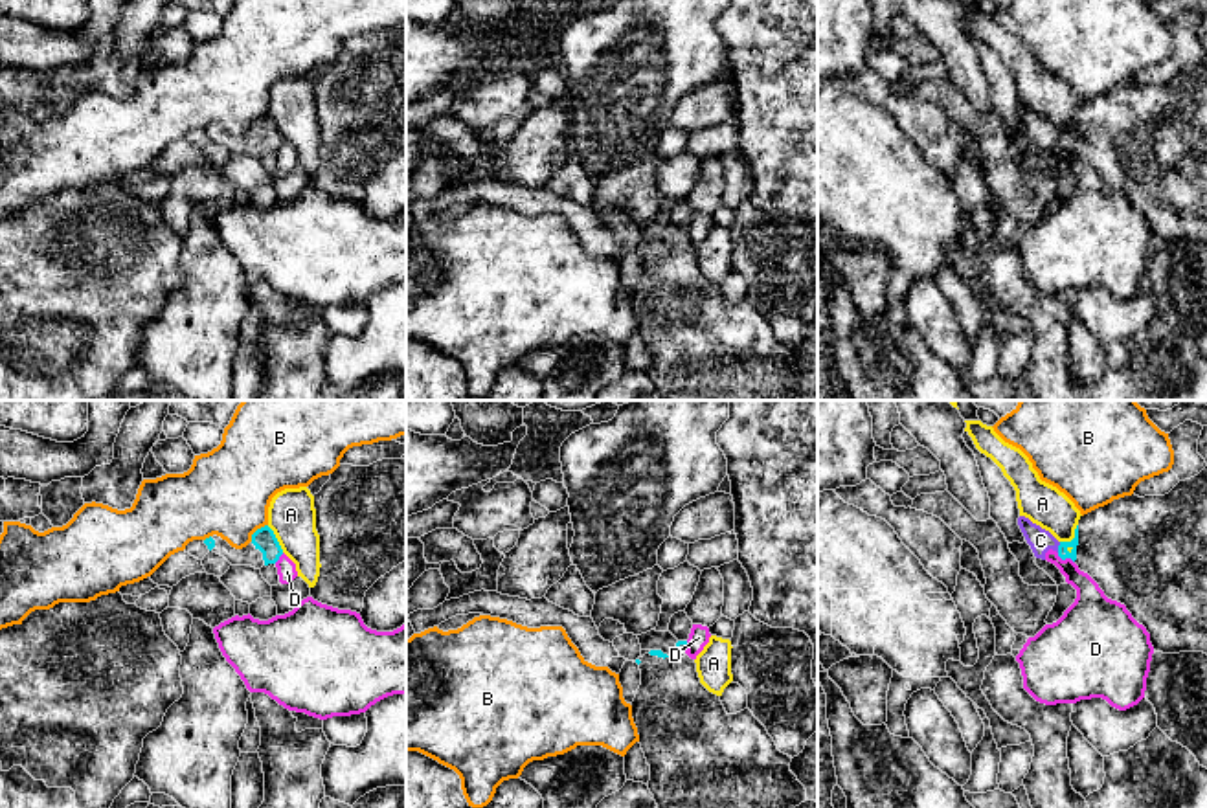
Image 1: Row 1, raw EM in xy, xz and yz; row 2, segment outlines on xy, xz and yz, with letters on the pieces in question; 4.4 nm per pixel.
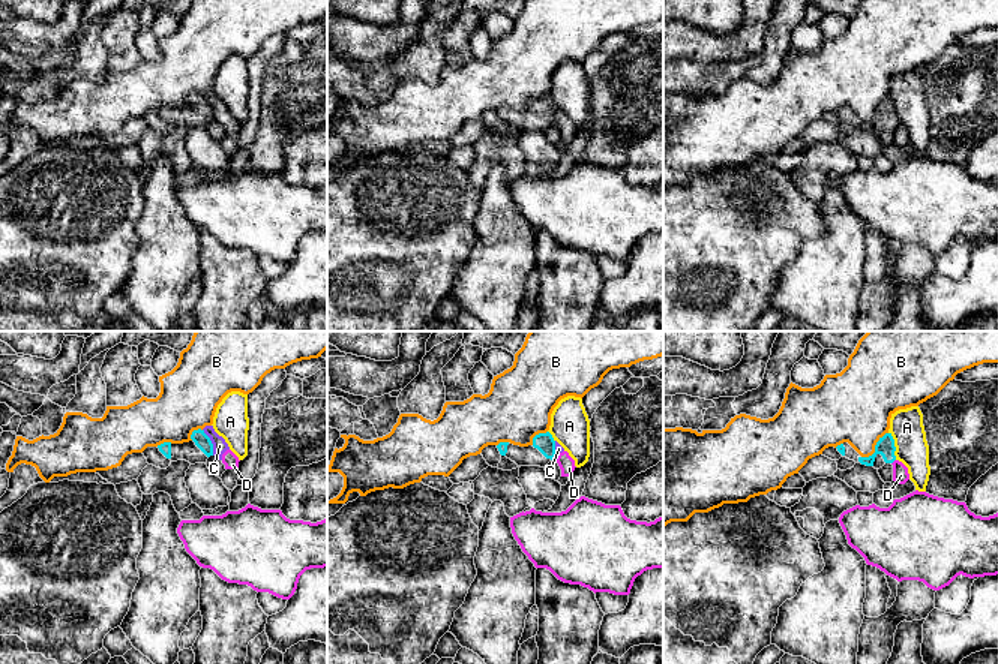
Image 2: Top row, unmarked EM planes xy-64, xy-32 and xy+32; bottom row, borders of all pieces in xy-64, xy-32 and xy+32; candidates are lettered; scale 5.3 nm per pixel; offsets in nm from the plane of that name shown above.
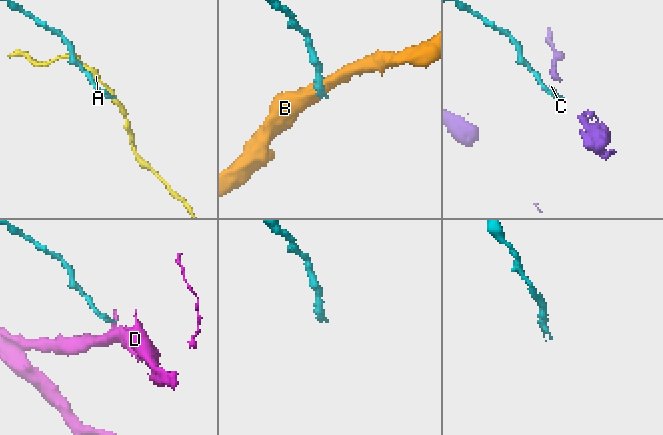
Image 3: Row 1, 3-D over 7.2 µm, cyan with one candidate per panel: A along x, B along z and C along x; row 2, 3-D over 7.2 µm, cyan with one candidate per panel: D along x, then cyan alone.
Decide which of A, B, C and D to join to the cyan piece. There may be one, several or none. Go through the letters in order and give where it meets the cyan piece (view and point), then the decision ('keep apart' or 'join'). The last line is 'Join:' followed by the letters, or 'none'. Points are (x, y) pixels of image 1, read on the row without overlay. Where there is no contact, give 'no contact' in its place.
A: contact xy (276, 127); keep apart
B: contact xy (256, 120); keep apart
C: contact yz (1059, 136); keep apart
D: contact yz (1066, 145); keep apart
Join: none

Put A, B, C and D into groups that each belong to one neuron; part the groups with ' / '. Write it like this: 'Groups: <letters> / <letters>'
Groups: A / B / C D

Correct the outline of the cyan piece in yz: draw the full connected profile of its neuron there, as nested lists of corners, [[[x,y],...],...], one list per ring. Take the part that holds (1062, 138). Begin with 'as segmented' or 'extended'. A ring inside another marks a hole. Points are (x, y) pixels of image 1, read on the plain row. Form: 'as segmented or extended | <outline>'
extended | [[[1207,55],[1198,64],[1179,70],[1165,84],[1132,83],[1080,105],[1075,127],[1060,130],[1058,145],[1071,147],[1108,187],[1124,193],[1150,222],[1156,241],[1207,242]]]

